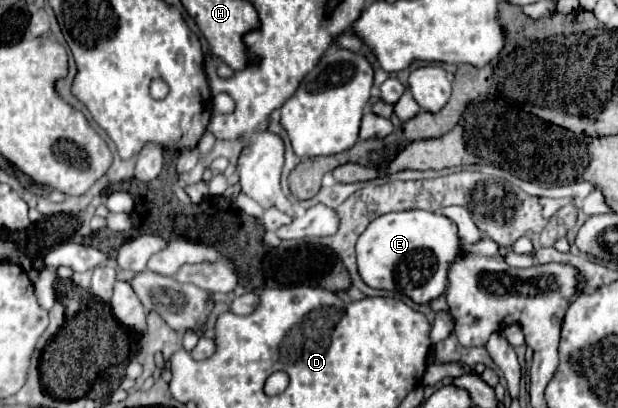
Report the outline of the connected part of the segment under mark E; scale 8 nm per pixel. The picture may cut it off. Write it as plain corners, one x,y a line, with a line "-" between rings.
411,209
385,213
369,223
357,241
357,269
369,287
401,291
415,303
431,303
449,287
449,267
457,261
463,241
457,225
433,211

